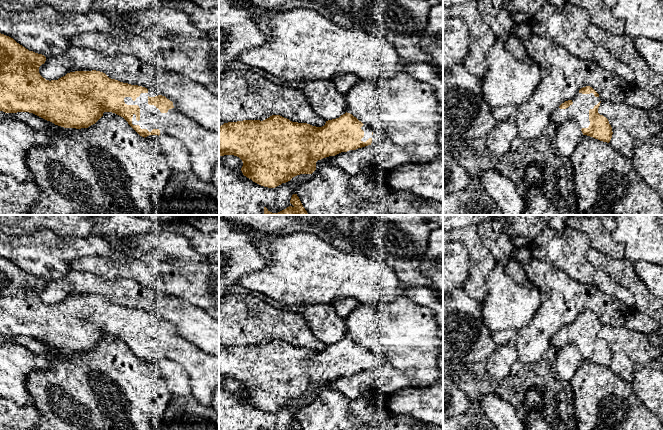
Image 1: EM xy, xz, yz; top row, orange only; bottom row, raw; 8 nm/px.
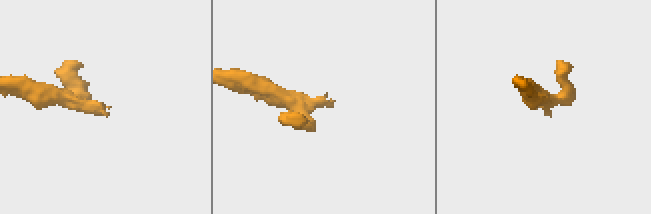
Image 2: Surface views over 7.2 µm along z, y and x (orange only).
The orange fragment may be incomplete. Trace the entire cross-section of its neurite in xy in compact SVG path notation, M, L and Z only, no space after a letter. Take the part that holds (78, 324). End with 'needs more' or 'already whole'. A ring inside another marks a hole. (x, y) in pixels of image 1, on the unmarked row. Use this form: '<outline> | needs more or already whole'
M0 257L0 335L29 336L55 349L76 353L88 352L95 348L104 336L112 336L123 341L144 362L149 359L166 358L179 363L188 373L191 396L204 405L211 405L213 393L219 388L219 356L210 355L187 341L165 320L150 321L147 312L111 303L100 295L75 295L67 297L58 304L46 304L39 297L39 291L45 285L44 279L29 275L13 262Z | needs more

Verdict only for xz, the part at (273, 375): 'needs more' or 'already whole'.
needs more

